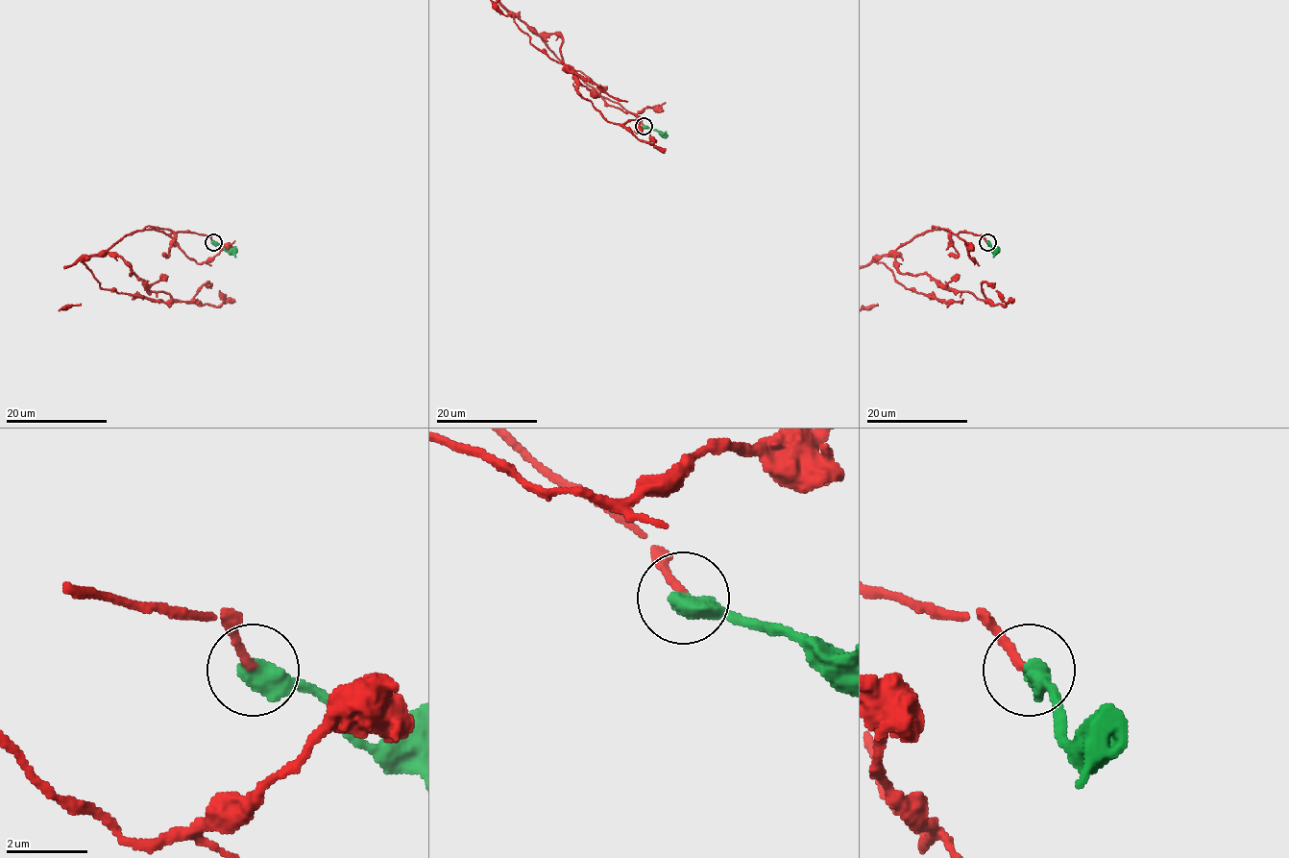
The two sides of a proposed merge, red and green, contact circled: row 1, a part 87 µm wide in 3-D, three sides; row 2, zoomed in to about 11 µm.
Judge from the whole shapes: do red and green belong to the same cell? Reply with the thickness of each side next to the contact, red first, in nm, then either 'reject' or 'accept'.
200 nm thick on the red side, 600 nm on the other; accept

